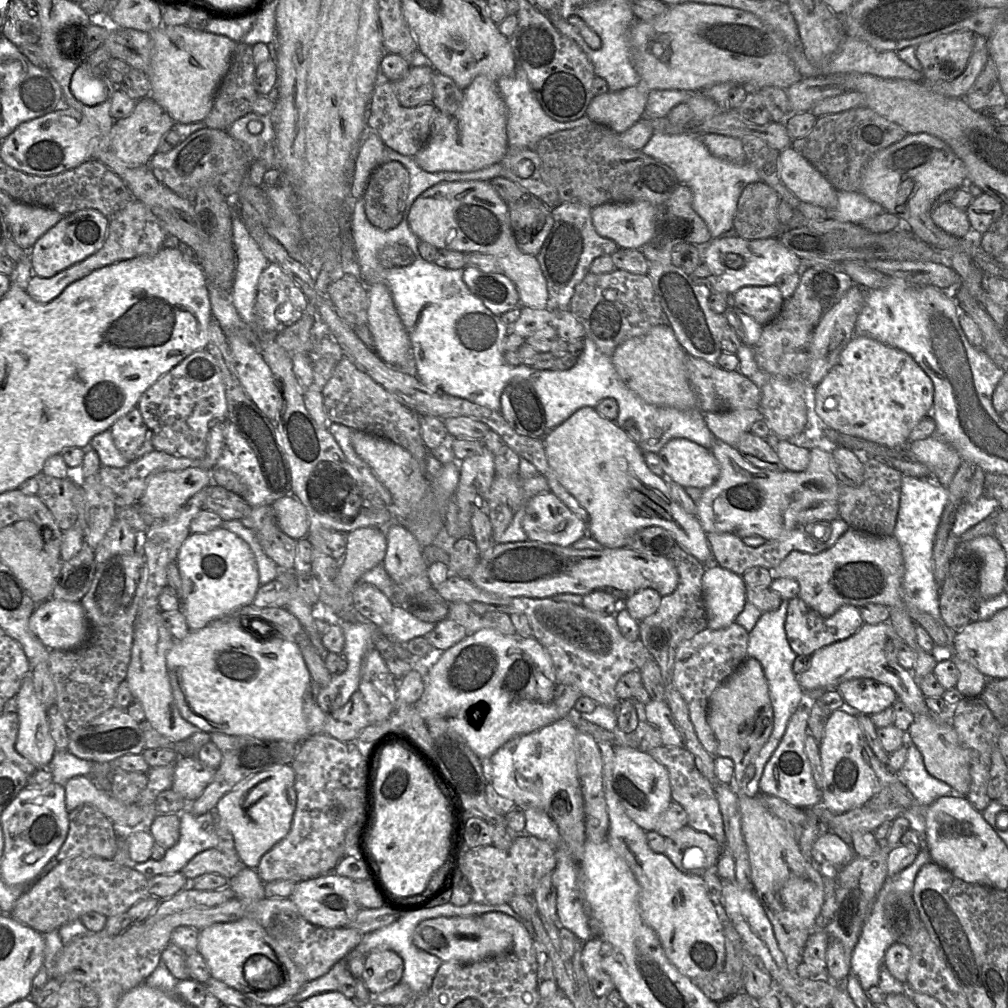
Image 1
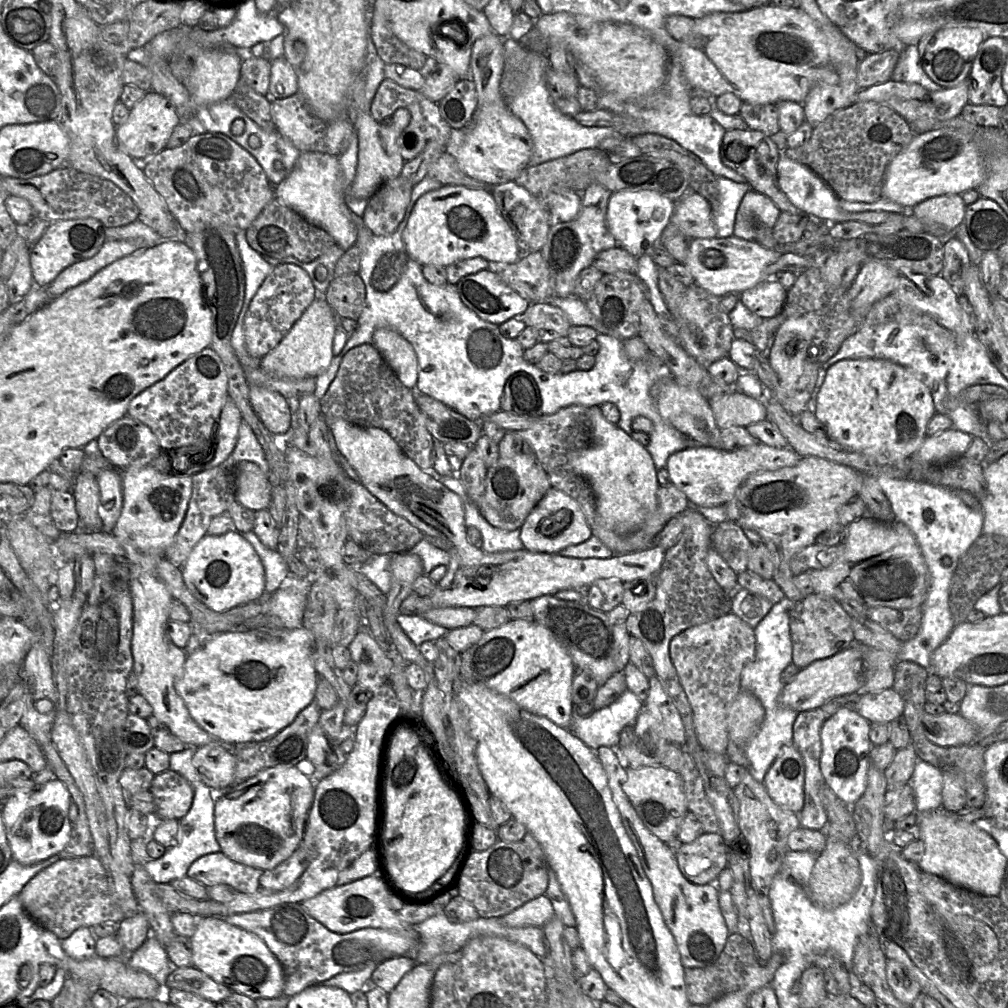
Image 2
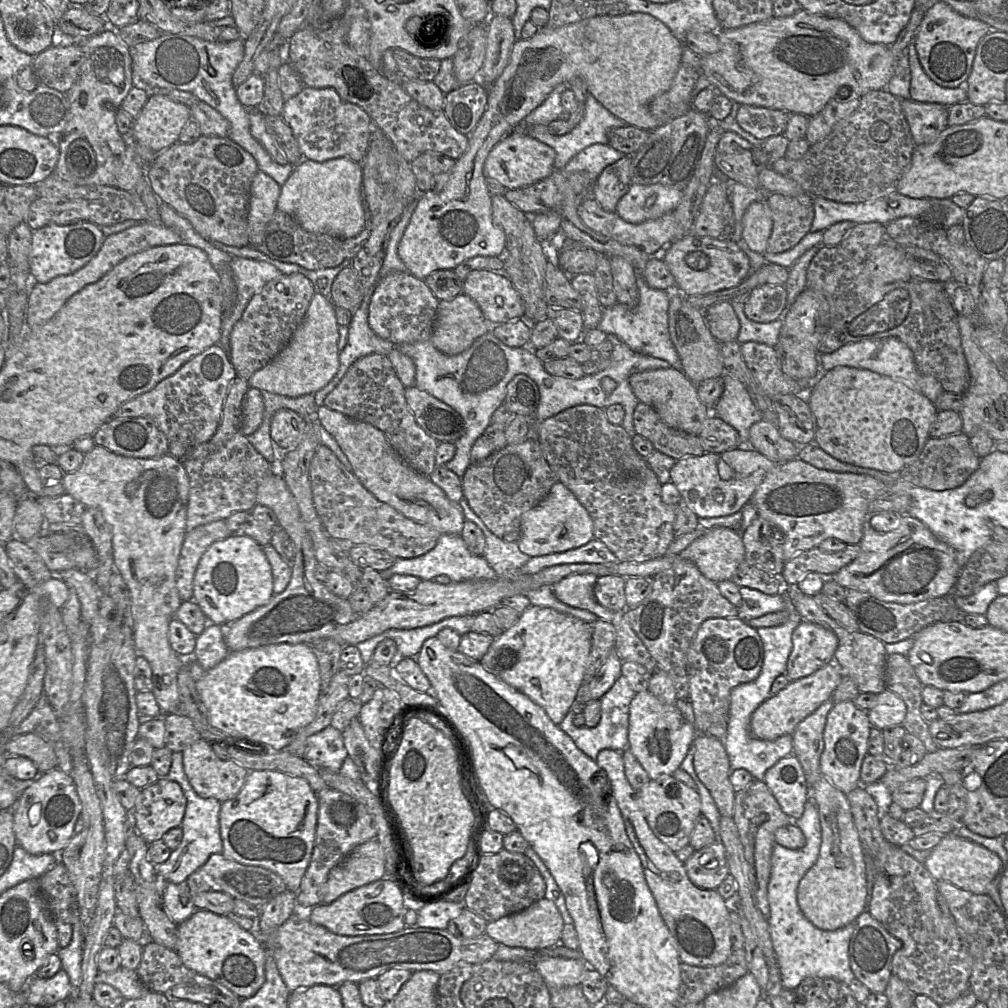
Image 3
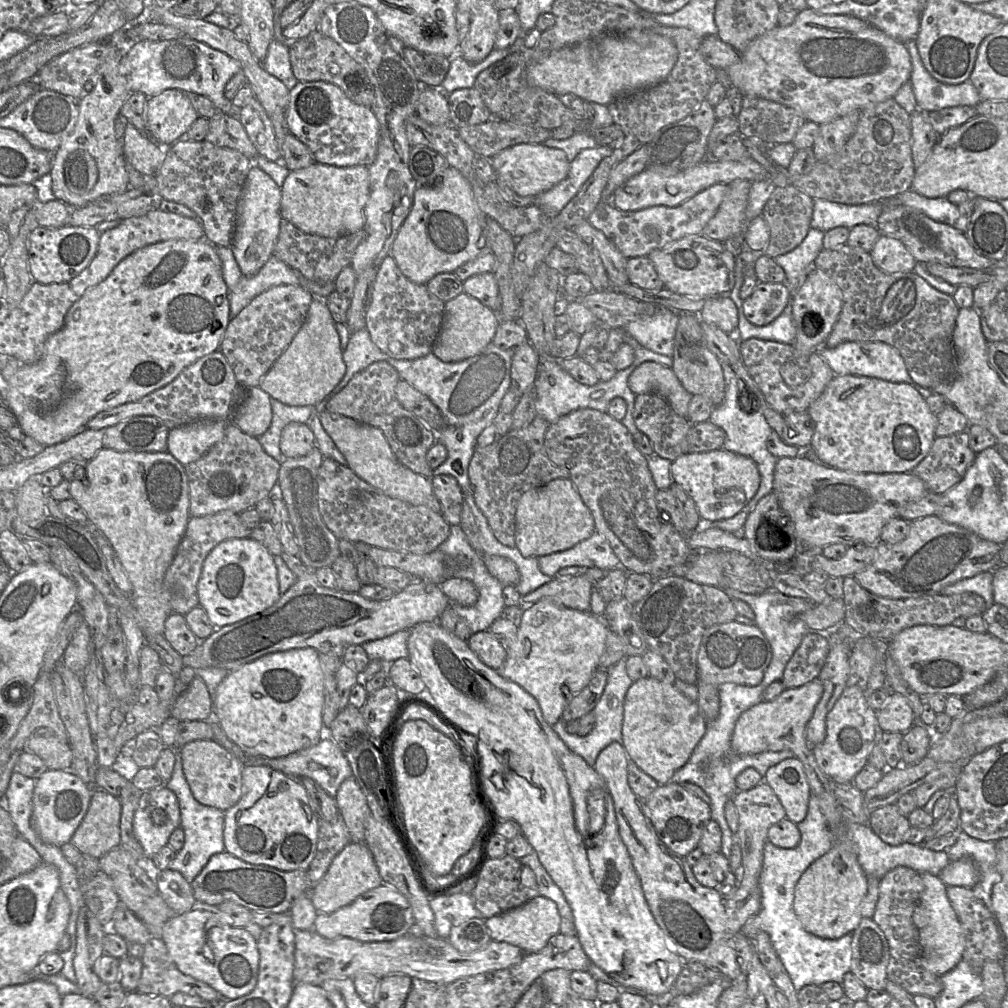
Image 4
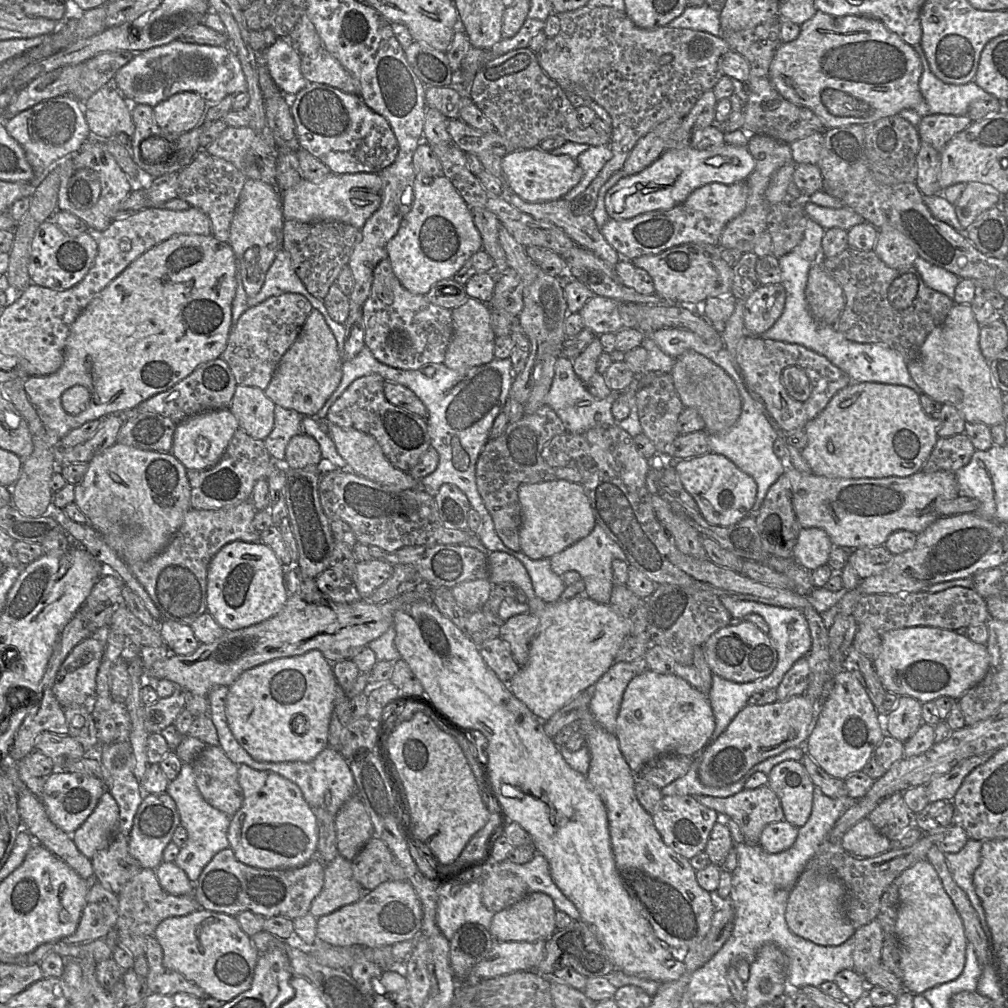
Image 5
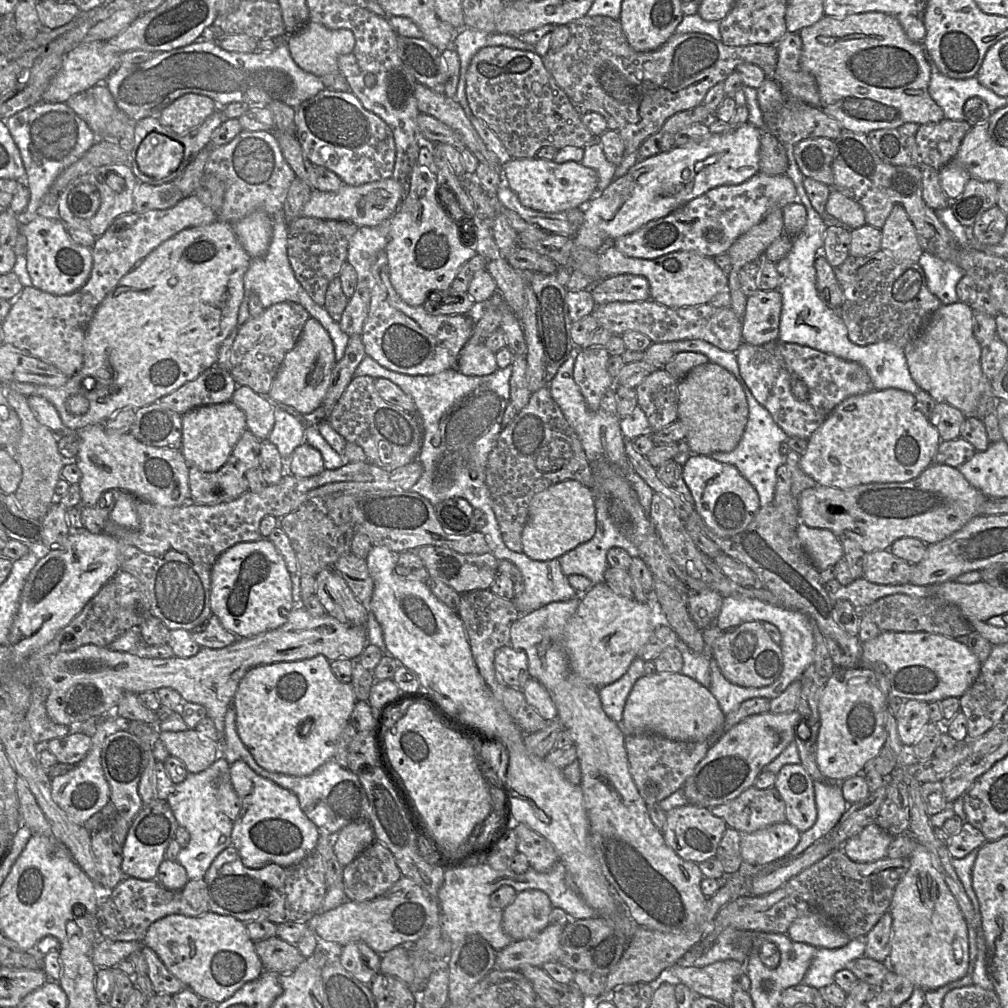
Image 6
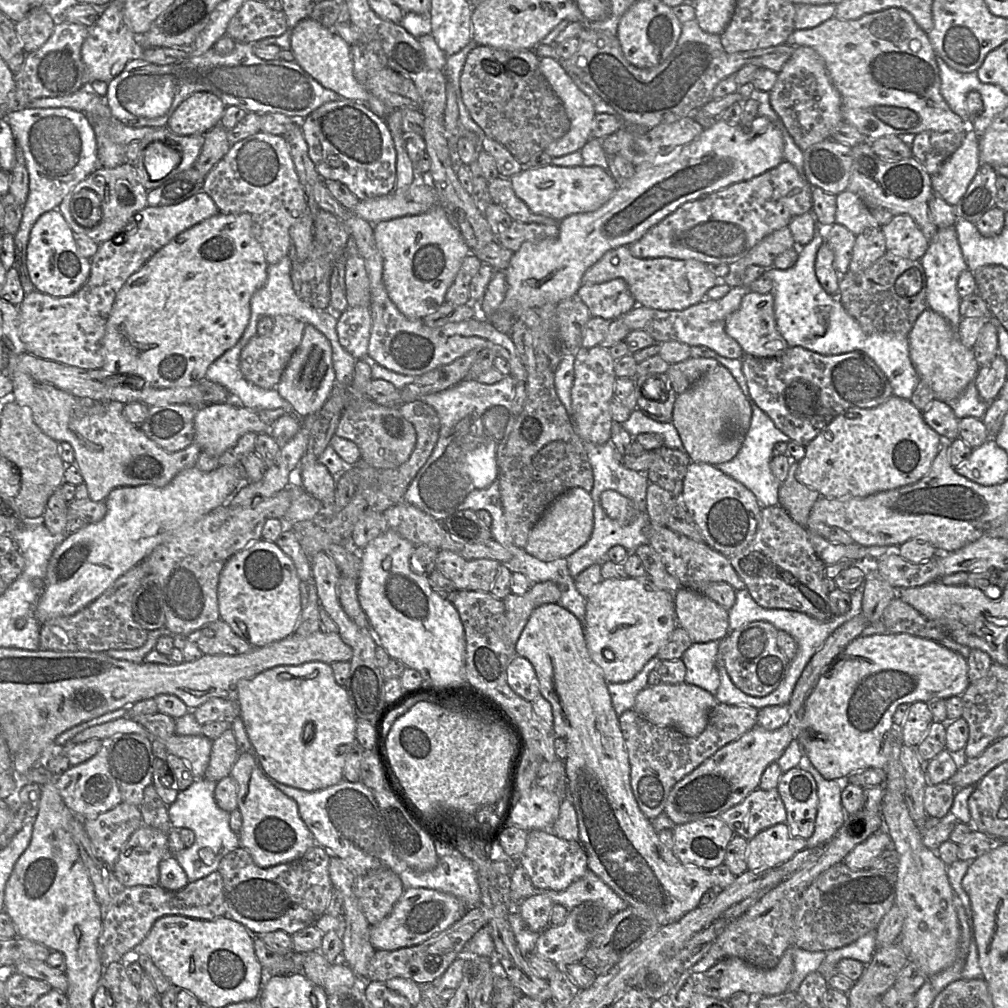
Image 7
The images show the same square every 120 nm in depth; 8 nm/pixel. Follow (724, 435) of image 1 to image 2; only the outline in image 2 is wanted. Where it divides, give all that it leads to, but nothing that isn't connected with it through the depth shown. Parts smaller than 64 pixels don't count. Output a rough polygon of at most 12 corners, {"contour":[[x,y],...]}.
{"contour":[[740,392],[708,402],[720,429],[767,418],[762,401]]}

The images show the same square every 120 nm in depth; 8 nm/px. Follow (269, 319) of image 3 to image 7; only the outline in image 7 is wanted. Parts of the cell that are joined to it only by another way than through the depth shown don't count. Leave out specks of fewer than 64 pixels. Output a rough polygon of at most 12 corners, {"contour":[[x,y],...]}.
{"contour":[[272,317],[268,335],[243,347],[244,378],[263,389],[279,383],[306,324]]}

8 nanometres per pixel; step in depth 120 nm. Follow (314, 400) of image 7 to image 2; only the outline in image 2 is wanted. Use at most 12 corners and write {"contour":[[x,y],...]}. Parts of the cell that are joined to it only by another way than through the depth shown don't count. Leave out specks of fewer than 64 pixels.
{"contour":[[317,295],[260,360],[277,377],[317,377],[333,358],[338,317]]}

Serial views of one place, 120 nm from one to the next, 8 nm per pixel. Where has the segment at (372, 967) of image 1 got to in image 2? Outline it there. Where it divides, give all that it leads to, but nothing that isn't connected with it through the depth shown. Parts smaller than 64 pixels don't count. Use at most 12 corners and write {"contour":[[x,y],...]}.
{"contour":[[405,957],[377,964],[369,984],[388,995],[415,964]]}

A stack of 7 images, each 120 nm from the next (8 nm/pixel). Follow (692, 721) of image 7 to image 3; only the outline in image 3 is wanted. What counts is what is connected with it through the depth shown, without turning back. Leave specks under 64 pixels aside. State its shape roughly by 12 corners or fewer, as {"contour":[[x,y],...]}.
{"contour":[[649,690],[628,747],[650,780],[673,775],[698,731]]}

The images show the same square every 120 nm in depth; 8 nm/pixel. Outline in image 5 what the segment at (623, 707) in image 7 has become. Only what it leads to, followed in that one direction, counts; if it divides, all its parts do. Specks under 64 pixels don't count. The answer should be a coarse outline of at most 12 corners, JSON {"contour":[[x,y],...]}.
{"contour":[[615,662],[595,684],[590,711],[614,735],[631,663]]}

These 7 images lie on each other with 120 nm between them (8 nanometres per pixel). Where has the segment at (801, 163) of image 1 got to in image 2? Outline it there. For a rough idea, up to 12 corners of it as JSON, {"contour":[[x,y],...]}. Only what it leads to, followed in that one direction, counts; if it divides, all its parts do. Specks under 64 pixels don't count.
{"contour":[[782,152],[780,189],[802,213],[824,223],[885,222],[885,211],[847,212],[808,167]]}

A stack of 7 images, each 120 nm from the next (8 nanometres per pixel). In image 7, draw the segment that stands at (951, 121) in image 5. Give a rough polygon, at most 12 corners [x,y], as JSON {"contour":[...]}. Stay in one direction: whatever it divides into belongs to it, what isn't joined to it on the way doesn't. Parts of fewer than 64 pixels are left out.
{"contour":[[923,131],[913,157],[932,176],[960,147],[965,132]]}

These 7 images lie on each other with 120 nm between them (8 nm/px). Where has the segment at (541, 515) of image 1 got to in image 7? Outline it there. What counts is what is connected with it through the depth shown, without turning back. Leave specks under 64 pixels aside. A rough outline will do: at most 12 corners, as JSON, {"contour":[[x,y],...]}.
{"contour":[[591,492],[558,497],[532,528],[525,551],[567,558],[590,539]]}

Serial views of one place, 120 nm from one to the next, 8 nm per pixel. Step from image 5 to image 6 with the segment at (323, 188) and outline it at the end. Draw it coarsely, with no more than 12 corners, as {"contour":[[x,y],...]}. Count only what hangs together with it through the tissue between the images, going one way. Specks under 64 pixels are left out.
{"contour":[[393,178],[312,189],[301,216],[376,227],[398,210]]}

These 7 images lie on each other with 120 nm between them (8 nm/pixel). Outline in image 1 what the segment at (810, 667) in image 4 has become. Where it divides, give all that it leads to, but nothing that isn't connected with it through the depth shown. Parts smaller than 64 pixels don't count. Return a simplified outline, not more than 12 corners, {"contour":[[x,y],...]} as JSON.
{"contour":[[797,596],[785,632],[796,655],[849,638],[864,621],[856,606],[823,617]]}

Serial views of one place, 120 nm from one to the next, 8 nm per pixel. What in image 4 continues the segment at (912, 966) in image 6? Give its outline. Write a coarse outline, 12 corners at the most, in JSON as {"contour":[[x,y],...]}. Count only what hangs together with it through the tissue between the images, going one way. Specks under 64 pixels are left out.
{"contour":[[937,875],[912,919],[921,966],[942,976],[962,960],[964,932]]}

